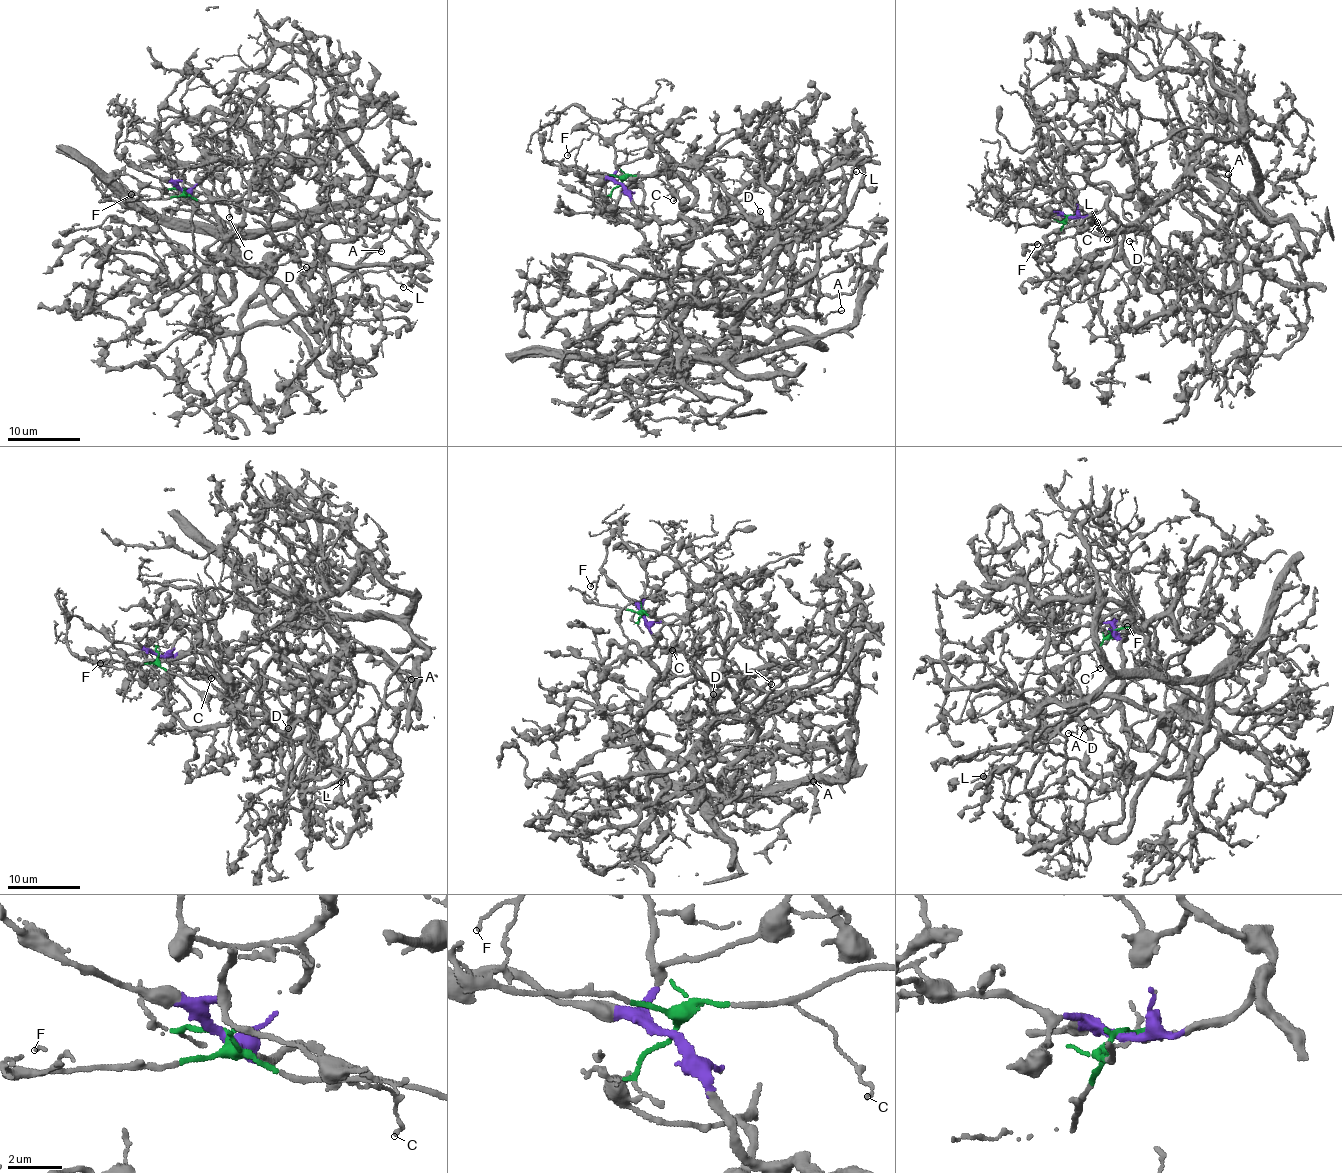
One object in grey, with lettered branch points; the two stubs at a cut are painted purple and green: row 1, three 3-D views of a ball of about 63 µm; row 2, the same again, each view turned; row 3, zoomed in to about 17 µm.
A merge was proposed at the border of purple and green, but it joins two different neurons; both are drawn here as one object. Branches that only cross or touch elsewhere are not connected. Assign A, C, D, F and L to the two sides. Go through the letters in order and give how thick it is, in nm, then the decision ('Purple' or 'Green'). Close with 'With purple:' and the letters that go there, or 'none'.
A: Thickness 100 nm. Green
C: Thickness 130 nm. Green
D: Thickness 130 nm. Green
F: Thickness 120 nm. Green
L: Thickness 110 nm. Green
With purple: none

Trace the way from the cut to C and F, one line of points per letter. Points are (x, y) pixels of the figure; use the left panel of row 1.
C: (183, 190), (193, 198), (228, 206), (228, 218)
F: (183, 190), (178, 196), (168, 198), (136, 199), (142, 196), (130, 193)

